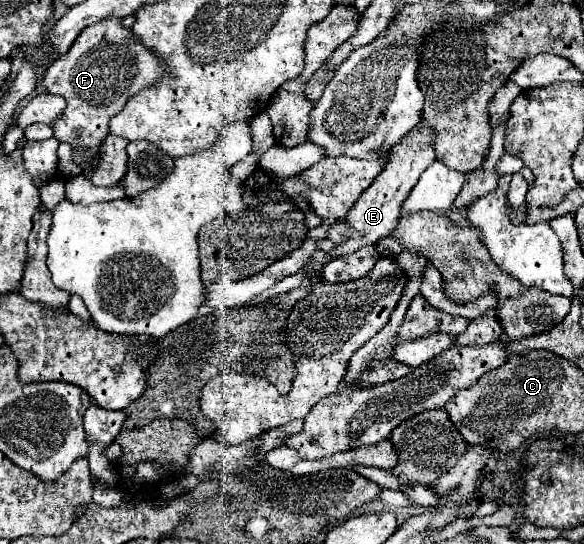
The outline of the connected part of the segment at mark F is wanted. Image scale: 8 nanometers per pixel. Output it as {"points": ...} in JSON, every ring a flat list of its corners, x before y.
{"points":[[115,17,85,27,71,49,43,73,43,87,47,93,61,95,67,101,63,113,53,121,53,133,61,143,89,153,91,167,83,171,87,177,101,163,101,145,109,135,109,121,113,115,121,113,129,97,155,85,163,75,165,65,155,57,155,51,141,45,133,29,125,27,123,21]]}

